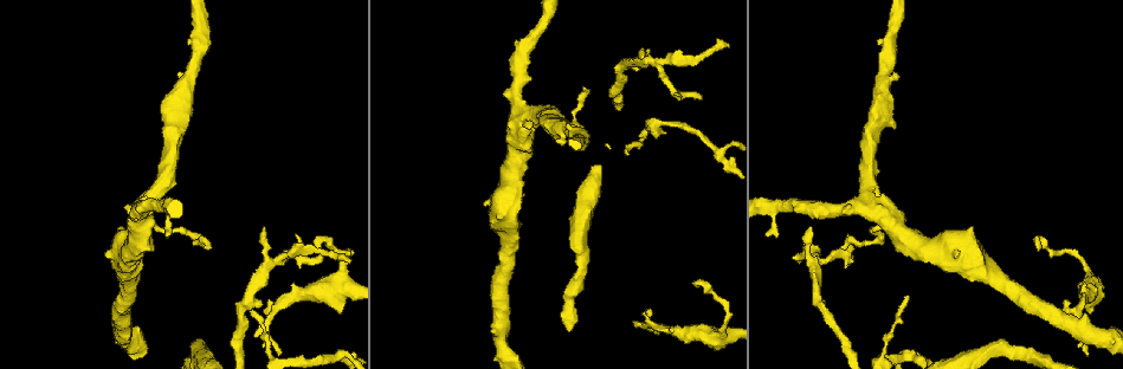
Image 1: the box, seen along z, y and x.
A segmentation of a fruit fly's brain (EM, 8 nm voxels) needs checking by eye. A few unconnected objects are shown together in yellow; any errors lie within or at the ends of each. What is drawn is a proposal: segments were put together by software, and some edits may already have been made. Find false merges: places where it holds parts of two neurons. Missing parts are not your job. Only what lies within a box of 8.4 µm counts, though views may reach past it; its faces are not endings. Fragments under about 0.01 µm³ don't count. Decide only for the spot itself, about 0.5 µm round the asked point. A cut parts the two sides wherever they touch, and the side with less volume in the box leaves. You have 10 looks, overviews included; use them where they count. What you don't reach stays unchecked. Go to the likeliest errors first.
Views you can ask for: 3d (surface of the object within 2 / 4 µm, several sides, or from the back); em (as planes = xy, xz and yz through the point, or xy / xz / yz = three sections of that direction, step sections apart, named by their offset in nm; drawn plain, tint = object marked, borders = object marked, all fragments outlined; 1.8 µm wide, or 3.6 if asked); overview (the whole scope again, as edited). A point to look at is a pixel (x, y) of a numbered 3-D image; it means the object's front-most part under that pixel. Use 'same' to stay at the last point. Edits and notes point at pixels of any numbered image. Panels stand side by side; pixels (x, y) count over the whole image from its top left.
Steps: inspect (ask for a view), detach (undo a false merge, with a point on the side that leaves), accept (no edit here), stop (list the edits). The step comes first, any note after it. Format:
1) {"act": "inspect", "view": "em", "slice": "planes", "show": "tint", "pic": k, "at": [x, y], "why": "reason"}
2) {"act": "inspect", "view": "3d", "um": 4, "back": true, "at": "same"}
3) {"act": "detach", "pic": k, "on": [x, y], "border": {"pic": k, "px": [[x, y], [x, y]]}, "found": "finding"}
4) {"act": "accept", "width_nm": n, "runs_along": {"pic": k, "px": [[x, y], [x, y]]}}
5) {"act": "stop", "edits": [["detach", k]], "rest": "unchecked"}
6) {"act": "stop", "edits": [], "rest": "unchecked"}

{"act": "inspect", "view": "em", "slice": "planes", "show": "tint", "pic": 1, "at": [817, 269], "why": "branch point"}

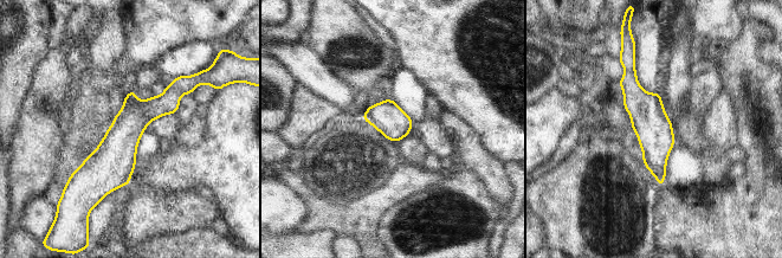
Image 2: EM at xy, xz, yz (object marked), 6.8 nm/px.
{"act": "accept", "runs_along": {"pic": 2, "px": [[188, 90], [76, 174]]}, "found": "continuous, no second neuron"}

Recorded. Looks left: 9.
{"act": "inspect", "view": "em", "slice": "planes", "show": "tint", "pic": 1, "at": [648, 129]}

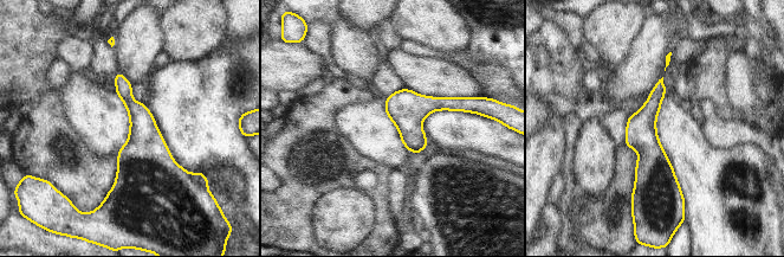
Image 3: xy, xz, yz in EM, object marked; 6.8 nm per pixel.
{"act": "accept", "runs_along": {"pic": 3, "px": [[660, 84], [648, 148], [675, 193]]}, "found": "continuous, no second neuron"}

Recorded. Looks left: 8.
{"act": "inspect", "view": "em", "slice": "planes", "show": "tint", "pic": 1, "at": [718, 340], "why": "thick turns thin"}

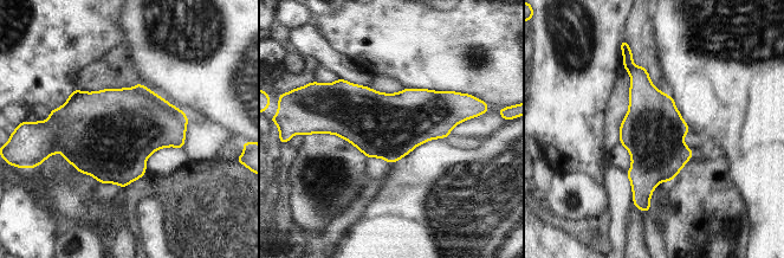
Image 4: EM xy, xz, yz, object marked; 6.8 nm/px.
{"act": "accept", "found": "all the same neuron"}

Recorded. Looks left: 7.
{"act": "inspect", "view": "em", "slice": "planes", "show": "tint", "pic": 1, "at": [776, 205], "why": "arms part here"}

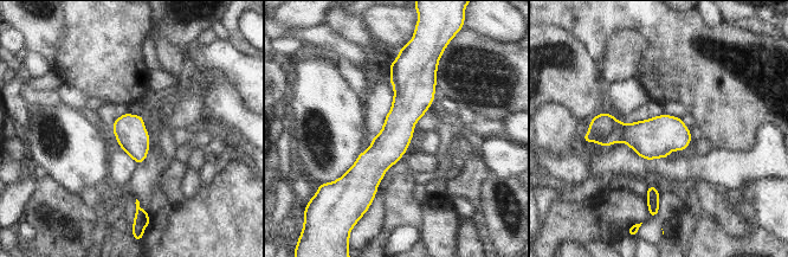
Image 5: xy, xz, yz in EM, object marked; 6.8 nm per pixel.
{"act": "accept", "runs_along": {"pic": 5, "px": [[402, 62], [369, 198]]}, "found": "continuous, no second neuron"}

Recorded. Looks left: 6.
{"act": "stop", "edits": [], "rest": "unchecked"}

